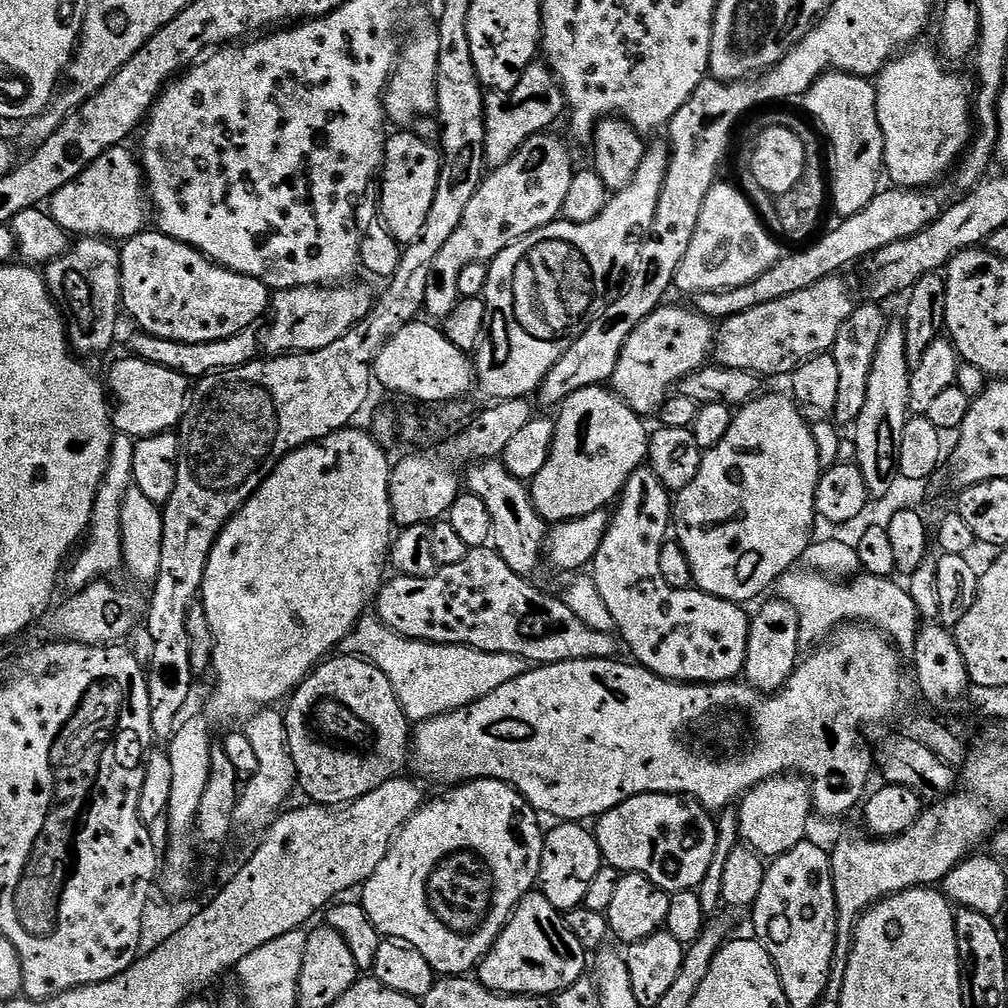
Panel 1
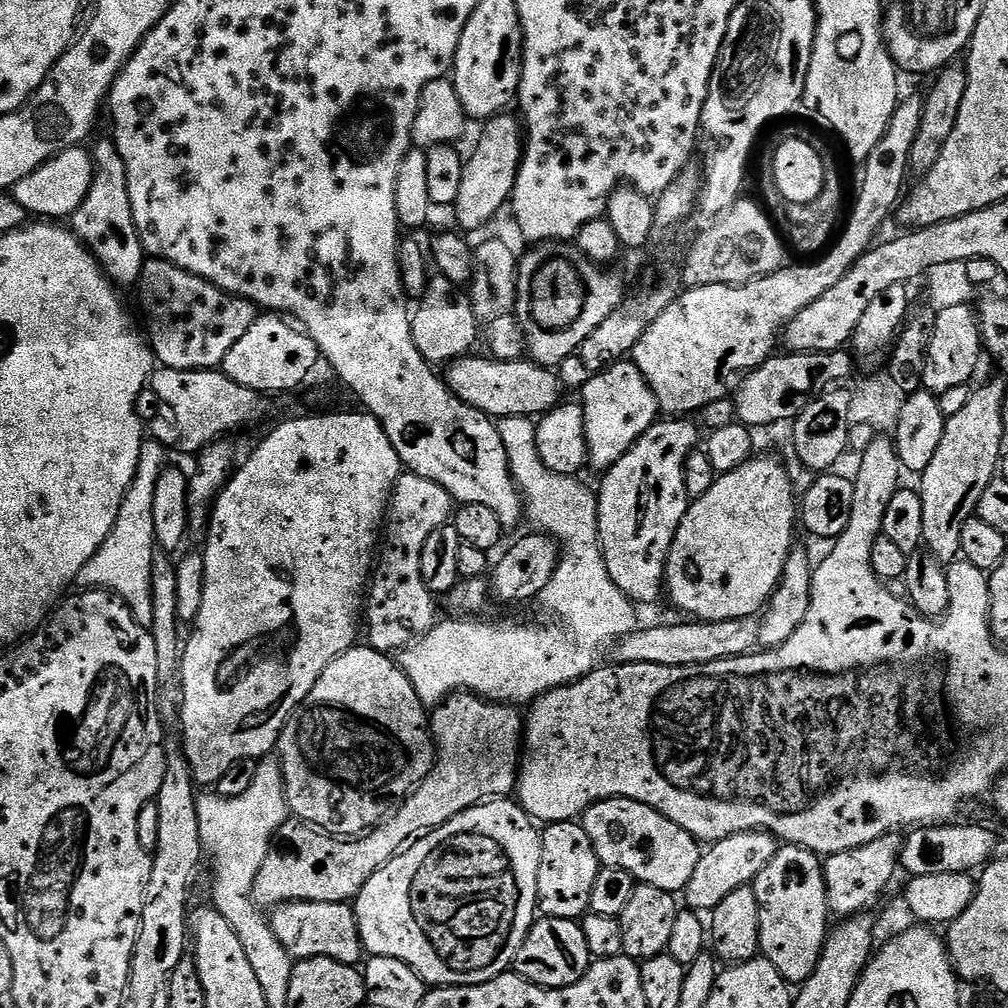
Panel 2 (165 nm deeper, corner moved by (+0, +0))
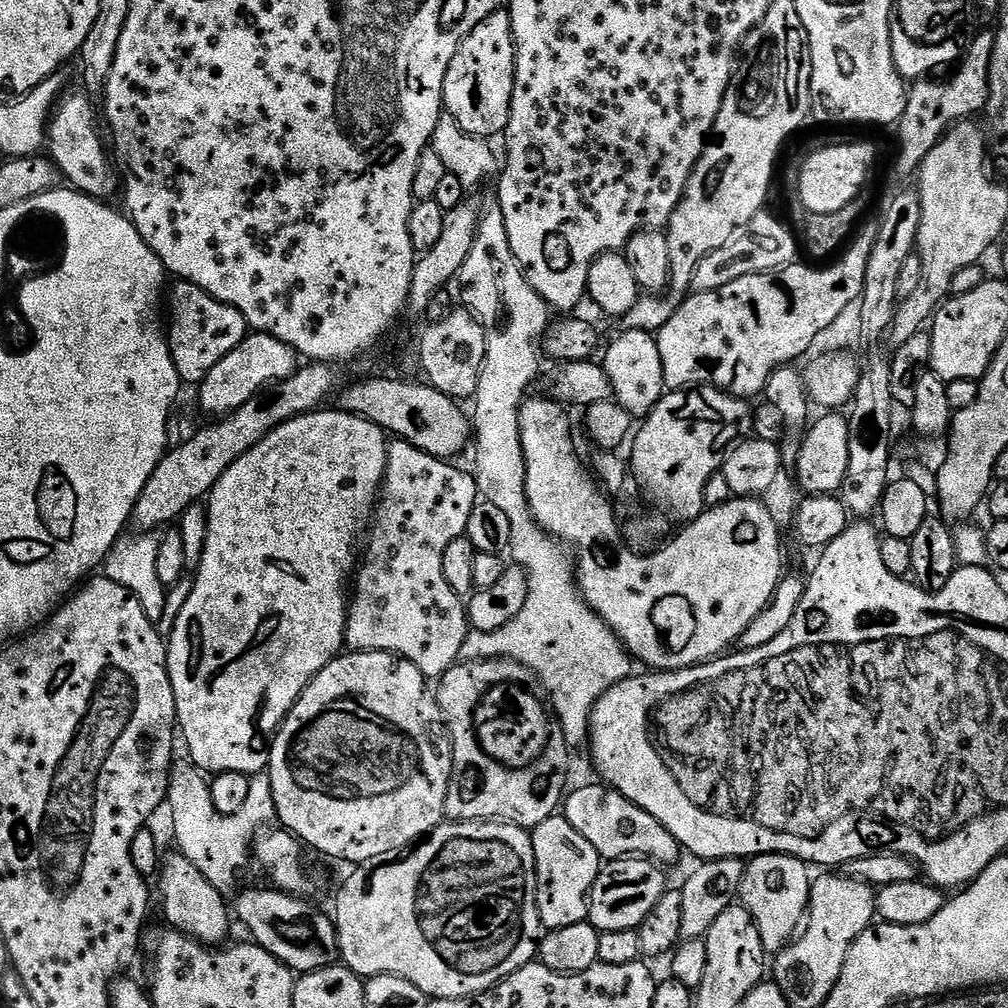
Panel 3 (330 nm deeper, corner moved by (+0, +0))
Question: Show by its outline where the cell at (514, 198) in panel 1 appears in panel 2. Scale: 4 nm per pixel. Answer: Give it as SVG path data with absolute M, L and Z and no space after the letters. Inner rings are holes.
M439 274L433 275L428 281L426 294L419 297L417 306L411 313L412 337L414 346L433 366L447 366L462 356L473 351L476 344L476 327L478 321L476 312L472 308L472 298L467 291L461 290L457 285Z

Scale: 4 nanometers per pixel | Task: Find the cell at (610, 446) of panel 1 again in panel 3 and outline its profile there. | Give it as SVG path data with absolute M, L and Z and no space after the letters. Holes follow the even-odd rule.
M631 330L621 331L621 336L609 346L605 347L604 360L602 367L606 378L612 387L612 394L616 403L621 404L634 418L643 418L651 412L652 408L659 402L660 397L664 395L664 375L662 374L662 354L658 354L656 337L650 332L633 332Z

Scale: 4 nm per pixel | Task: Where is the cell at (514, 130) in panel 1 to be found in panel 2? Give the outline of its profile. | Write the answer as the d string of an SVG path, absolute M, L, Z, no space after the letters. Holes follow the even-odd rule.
M508 115L493 116L483 125L484 133L481 134L472 157L468 156L463 161L462 182L454 205L457 224L455 227L461 233L469 234L468 232L476 232L479 228L486 227L503 208L505 211L506 205L512 199L520 160L524 156L524 142L521 121L515 115Z

